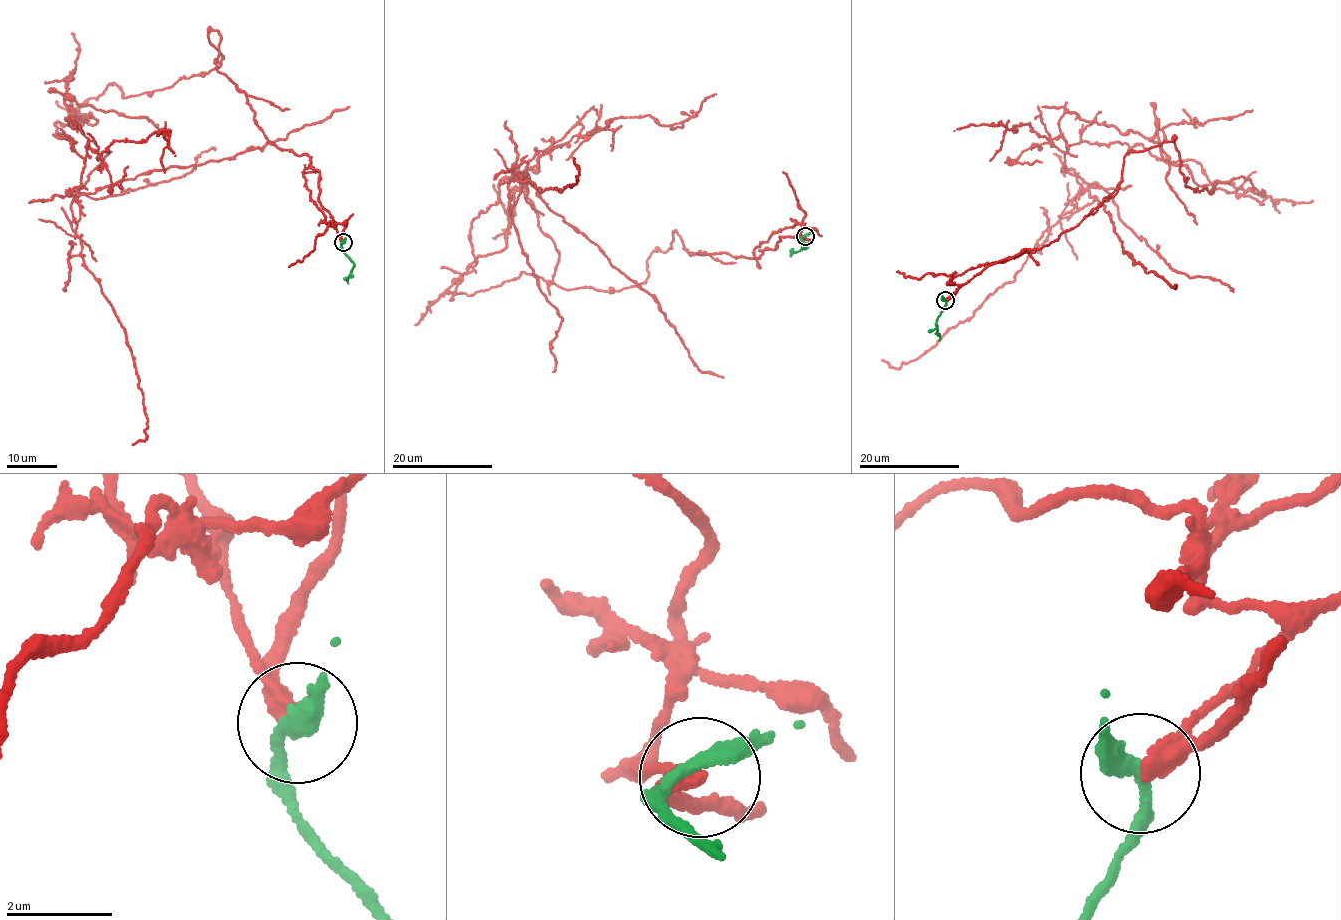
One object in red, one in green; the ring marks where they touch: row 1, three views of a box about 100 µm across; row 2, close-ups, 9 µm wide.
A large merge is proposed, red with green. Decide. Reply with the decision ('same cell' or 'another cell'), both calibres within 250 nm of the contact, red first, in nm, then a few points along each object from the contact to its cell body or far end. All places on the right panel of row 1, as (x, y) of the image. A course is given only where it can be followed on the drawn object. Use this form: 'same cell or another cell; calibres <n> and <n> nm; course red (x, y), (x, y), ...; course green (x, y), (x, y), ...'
another cell; calibres 360 and 280 nm; course red (945, 300), (1073, 228), (1134, 151), (1173, 139), (1195, 191), (1263, 193), (1084, 141), (1062, 167), (1174, 287); course green (945, 300), (936, 323), (939, 341)

